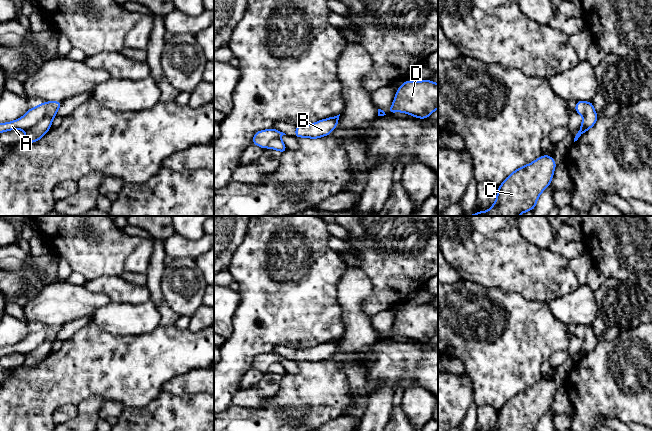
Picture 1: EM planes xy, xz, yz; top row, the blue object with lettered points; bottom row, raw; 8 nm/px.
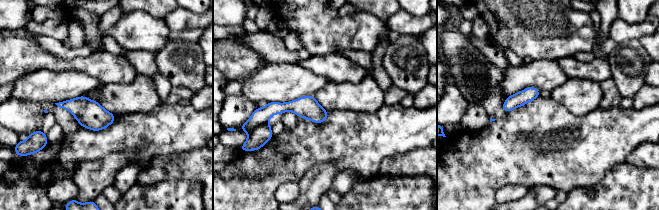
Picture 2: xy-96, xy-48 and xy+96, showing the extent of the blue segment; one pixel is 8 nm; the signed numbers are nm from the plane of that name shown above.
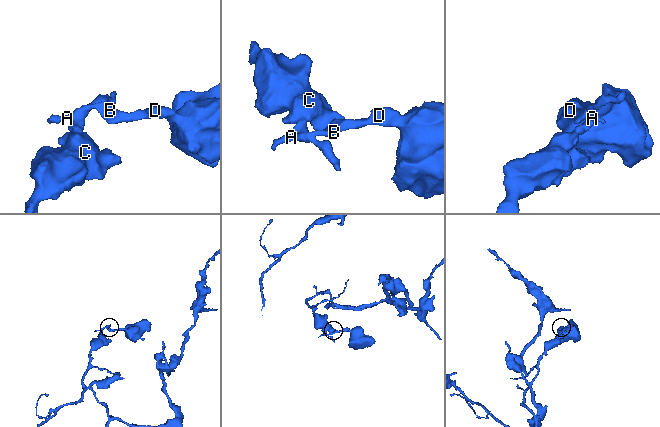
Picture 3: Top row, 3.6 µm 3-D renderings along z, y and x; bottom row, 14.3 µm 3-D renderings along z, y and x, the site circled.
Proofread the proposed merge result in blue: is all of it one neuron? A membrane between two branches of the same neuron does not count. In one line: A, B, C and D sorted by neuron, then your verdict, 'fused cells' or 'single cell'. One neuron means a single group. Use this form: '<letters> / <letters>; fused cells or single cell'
A B D / C; fused cells

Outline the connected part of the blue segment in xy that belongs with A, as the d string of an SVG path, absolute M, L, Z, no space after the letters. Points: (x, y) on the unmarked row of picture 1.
M42 326L39 330L30 332L27 337L12 346L0 347L0 357L19 353L27 355L44 342L48 334L47 326Z

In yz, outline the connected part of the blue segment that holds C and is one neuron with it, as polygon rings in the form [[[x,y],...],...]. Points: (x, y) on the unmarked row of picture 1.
[[[542,379],[532,387],[512,396],[498,411],[495,427],[491,431],[535,431],[540,418],[551,408],[556,386],[550,379]]]

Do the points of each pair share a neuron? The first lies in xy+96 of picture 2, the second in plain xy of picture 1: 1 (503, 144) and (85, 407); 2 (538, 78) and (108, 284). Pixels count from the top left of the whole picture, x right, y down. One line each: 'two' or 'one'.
1: two
2: two

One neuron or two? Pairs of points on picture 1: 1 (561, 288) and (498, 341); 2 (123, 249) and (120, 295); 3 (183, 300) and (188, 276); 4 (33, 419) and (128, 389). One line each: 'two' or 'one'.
1: two
2: two
3: one
4: one

